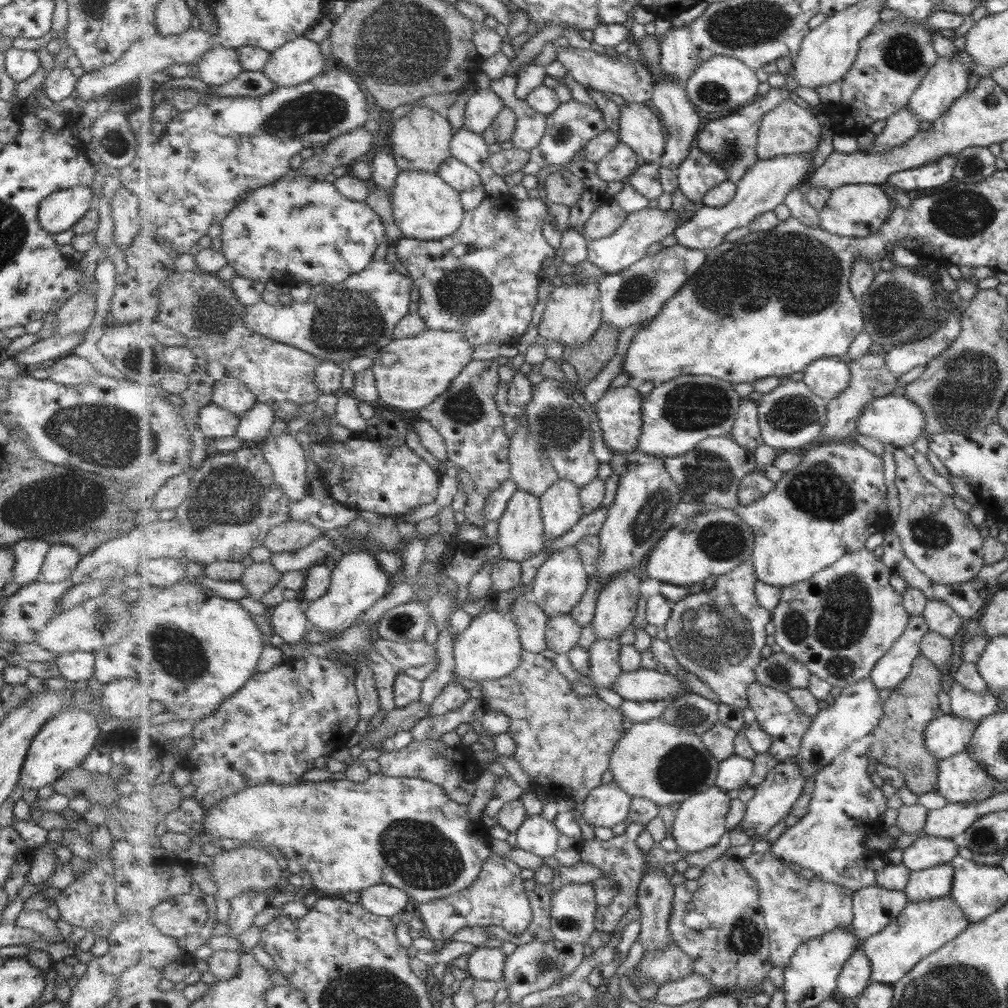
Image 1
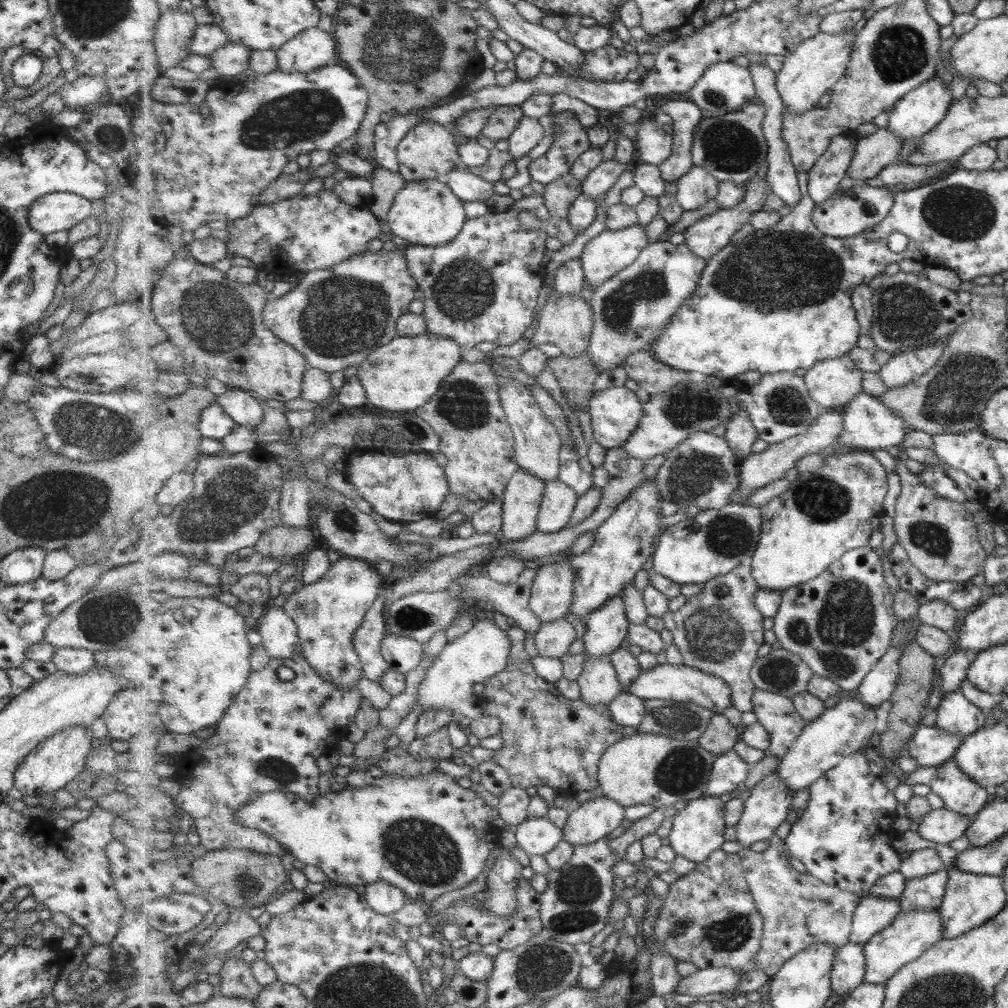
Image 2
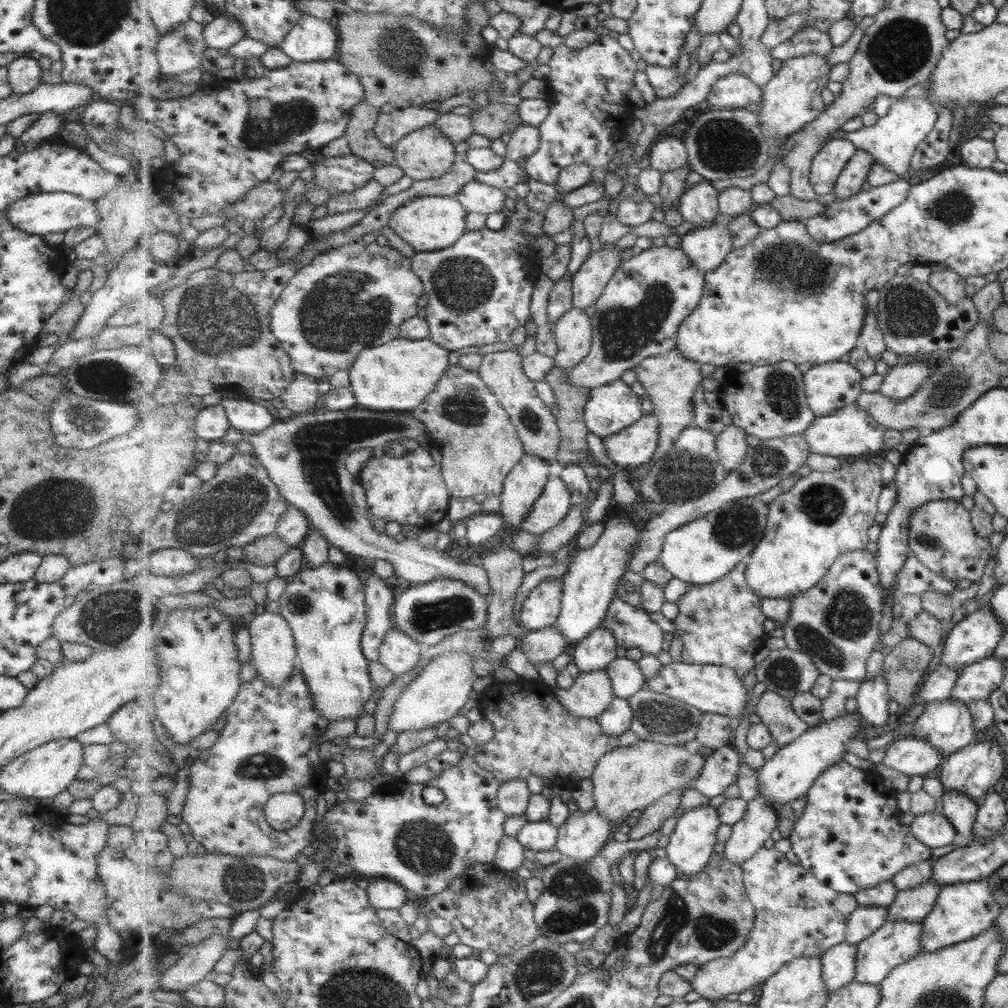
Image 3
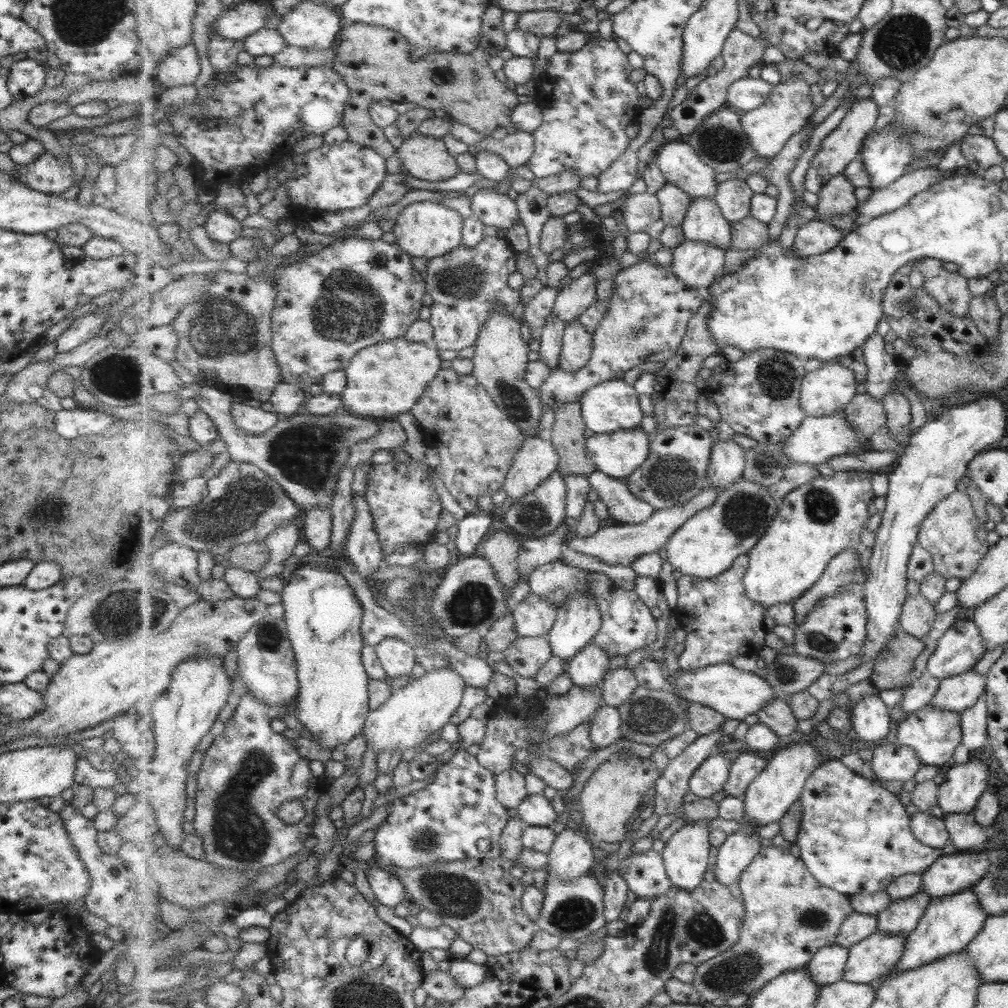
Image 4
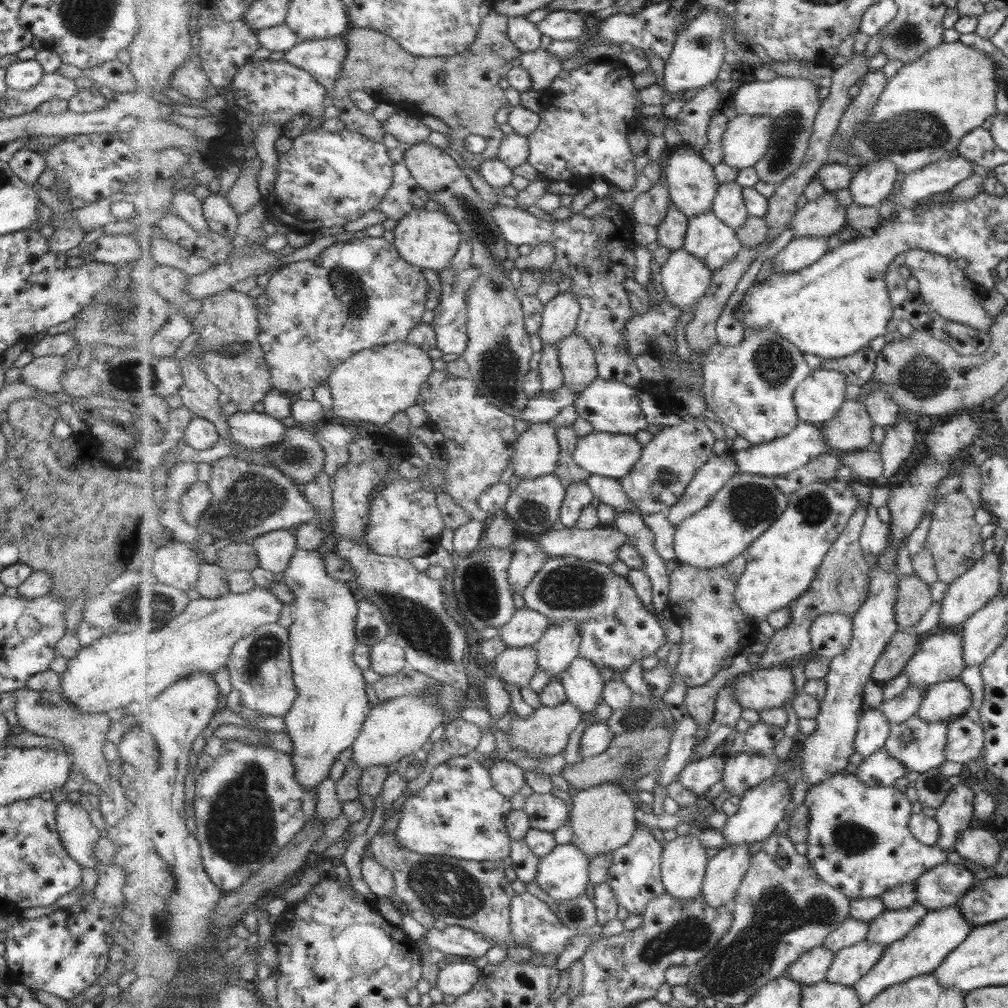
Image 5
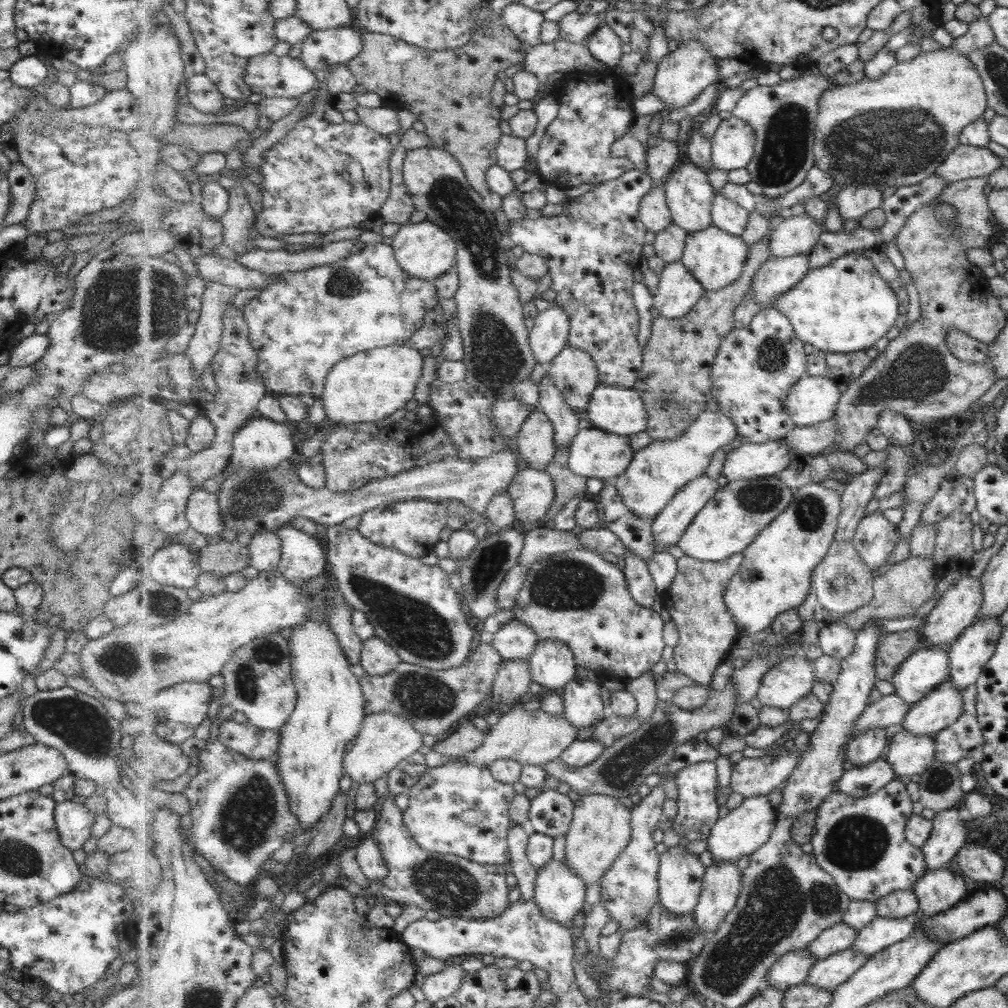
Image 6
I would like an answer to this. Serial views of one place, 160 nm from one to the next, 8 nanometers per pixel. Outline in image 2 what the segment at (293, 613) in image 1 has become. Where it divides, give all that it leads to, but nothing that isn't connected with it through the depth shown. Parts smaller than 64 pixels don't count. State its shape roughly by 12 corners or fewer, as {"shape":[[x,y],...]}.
{"shape":[[269,605],[258,622],[272,660],[293,658],[298,626]]}

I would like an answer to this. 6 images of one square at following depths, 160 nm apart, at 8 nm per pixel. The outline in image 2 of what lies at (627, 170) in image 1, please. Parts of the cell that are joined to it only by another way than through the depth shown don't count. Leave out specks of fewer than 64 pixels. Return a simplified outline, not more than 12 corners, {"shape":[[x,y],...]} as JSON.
{"shape":[[613,158],[592,170],[583,195],[594,199],[609,192],[630,164]]}

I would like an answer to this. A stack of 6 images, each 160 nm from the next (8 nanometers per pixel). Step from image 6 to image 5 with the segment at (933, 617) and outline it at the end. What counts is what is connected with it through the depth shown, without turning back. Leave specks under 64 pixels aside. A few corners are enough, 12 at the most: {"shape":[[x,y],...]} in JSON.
{"shape":[[999,553],[948,583],[939,622],[959,628],[998,593]]}

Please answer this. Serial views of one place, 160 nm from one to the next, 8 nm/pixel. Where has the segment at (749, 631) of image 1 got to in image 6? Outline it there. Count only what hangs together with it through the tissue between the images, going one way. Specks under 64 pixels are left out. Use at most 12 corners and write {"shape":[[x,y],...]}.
{"shape":[[744,553],[678,559],[677,670],[709,686],[741,636],[726,588]]}

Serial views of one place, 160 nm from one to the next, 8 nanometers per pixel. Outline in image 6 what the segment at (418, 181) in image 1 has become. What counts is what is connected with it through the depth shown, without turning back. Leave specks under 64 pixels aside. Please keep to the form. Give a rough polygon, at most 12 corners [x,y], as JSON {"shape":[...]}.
{"shape":[[431,221],[405,223],[393,236],[399,264],[437,280],[456,266],[458,244]]}

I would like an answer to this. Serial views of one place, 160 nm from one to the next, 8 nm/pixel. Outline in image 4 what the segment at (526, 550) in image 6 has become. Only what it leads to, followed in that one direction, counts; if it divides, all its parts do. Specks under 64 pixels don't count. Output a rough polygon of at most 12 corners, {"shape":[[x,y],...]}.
{"shape":[[722,488],[645,522],[606,523],[567,545],[603,563],[631,567],[666,546],[679,527],[713,506]]}

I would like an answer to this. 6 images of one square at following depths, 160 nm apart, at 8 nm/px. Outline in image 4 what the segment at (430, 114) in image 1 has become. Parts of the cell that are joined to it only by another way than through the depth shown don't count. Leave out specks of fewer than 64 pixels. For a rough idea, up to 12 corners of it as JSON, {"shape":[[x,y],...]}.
{"shape":[[414,131],[398,148],[412,176],[461,171],[443,140]]}

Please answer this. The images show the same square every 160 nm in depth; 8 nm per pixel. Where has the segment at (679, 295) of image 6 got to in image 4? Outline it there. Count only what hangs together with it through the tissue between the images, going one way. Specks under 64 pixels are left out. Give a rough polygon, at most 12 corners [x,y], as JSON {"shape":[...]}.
{"shape":[[686,239],[671,265],[688,288],[704,292],[722,274],[726,251]]}

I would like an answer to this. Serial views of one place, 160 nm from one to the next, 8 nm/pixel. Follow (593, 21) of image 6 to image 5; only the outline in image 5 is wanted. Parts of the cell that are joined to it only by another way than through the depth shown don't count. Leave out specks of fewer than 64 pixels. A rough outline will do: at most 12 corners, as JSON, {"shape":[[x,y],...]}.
{"shape":[[551,11],[536,25],[553,40],[585,34],[586,13]]}

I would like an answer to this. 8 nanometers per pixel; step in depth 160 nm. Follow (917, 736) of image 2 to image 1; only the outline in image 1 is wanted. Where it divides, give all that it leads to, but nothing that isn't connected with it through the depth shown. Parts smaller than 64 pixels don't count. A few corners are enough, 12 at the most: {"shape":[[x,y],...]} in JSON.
{"shape":[[940,714],[926,728],[936,760],[965,751],[976,723]]}

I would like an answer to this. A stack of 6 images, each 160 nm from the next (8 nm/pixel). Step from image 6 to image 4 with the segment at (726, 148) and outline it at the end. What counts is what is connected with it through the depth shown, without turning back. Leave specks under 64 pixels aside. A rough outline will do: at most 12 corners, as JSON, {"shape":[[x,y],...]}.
{"shape":[[791,77],[742,115],[758,157],[773,159],[810,122],[811,84]]}

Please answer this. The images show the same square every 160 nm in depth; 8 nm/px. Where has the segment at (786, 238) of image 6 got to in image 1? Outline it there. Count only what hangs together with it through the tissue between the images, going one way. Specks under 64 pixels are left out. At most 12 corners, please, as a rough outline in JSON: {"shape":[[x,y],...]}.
{"shape":[[907,107],[886,119],[869,153],[907,143],[921,131]]}

